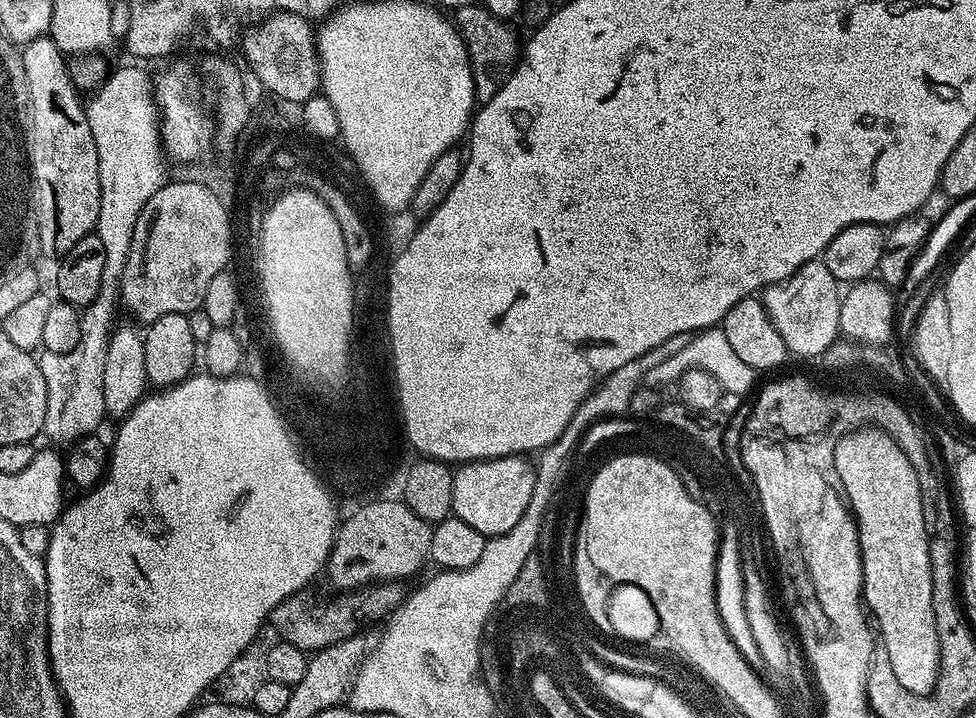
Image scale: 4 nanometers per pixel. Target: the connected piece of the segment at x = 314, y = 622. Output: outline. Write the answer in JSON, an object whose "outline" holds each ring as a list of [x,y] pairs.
{"outline":[[[377,582],[371,586],[361,587],[351,595],[344,594],[341,600],[333,602],[329,608],[308,608],[303,595],[297,594],[282,601],[270,617],[270,624],[278,629],[287,643],[298,646],[305,654],[315,654],[320,649],[336,644],[357,631],[356,620],[383,621],[395,612],[406,595],[405,585],[400,582]]]}

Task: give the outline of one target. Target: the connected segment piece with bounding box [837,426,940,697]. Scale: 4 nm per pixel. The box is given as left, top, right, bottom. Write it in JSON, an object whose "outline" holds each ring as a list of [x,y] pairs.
{"outline":[[[870,426],[858,436],[845,440],[840,445],[837,459],[840,460],[844,484],[862,515],[861,552],[868,559],[868,600],[872,600],[872,608],[876,608],[874,615],[880,616],[880,624],[884,624],[888,652],[892,652],[892,668],[896,668],[896,676],[900,676],[908,688],[916,688],[916,696],[925,697],[935,689],[940,675],[940,639],[931,612],[931,562],[930,556],[924,556],[926,526],[914,466],[910,466],[896,440],[879,426]]]}

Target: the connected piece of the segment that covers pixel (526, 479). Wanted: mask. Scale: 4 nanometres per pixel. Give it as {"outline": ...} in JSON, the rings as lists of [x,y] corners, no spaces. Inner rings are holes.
{"outline":[[[503,456],[459,465],[452,477],[452,515],[486,538],[514,530],[518,518],[526,514],[526,506],[530,506],[530,494],[534,494],[536,468],[528,460],[524,456]]]}

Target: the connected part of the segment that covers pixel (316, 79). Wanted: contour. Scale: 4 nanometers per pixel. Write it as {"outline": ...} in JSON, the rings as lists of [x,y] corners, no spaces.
{"outline":[[[275,11],[265,15],[257,24],[260,25],[250,29],[245,36],[243,33],[242,44],[244,40],[244,56],[261,86],[272,92],[270,94],[275,99],[292,106],[300,106],[317,95],[321,87],[320,58],[314,28],[308,25],[311,24],[309,17]]]}

